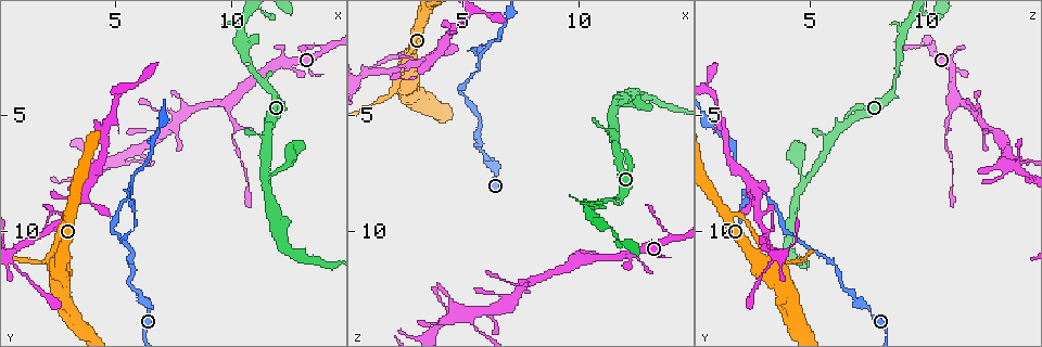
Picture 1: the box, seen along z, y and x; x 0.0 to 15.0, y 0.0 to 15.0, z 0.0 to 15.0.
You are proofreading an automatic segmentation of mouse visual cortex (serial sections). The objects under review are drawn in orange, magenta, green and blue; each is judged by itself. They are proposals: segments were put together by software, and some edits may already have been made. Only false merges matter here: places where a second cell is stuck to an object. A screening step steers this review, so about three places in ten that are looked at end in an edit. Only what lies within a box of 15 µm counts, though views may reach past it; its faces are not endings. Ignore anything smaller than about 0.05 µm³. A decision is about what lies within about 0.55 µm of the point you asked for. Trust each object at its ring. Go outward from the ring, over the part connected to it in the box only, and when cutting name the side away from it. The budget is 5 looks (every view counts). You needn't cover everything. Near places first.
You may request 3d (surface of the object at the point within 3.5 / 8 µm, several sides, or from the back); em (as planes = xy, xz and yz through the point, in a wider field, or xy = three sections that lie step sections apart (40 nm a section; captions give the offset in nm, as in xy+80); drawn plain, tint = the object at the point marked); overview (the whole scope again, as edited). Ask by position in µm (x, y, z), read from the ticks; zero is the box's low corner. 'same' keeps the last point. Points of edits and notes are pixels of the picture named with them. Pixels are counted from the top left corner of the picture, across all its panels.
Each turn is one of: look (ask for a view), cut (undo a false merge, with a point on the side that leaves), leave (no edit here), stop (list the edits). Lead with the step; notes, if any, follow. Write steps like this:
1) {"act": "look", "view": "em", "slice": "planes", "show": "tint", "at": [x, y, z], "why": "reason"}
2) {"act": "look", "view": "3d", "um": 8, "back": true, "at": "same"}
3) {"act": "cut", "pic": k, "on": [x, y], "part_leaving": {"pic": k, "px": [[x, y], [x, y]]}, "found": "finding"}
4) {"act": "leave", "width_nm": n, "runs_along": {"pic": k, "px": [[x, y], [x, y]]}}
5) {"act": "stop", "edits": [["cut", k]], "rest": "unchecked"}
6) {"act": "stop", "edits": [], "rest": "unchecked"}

{"act": "look", "view": "3d", "um": 3.5, "at": [2.3, 11.2, 3.3], "why": "calibre changes"}

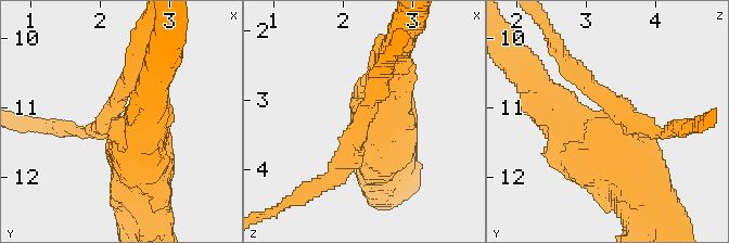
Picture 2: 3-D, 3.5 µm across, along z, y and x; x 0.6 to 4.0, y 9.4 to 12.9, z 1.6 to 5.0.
{"act": "leave", "runs_along": {"pic": 2, "px": [[544, 99], [643, 199]]}, "found": "one cell here"}

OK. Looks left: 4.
{"act": "look", "view": "3d", "um": 3.5, "at": [5.6, 8.0, 2.7], "why": "arms part here"}

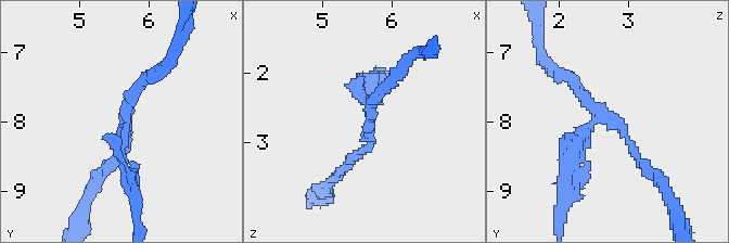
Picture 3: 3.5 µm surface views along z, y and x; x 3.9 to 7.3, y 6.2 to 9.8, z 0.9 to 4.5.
{"act": "look", "view": "em", "slice": "xy", "step": 5, "show": "tint", "at": [5.65, 7.90, 2.60], "arms": 3, "arm_widths_nm": [100, 150, 150], "why": "now the EM"}

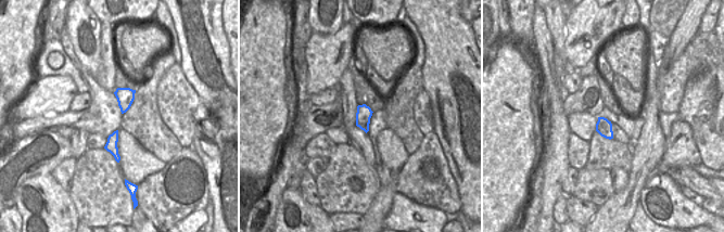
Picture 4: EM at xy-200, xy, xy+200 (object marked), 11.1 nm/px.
{"act": "cut", "pic": 3, "on": [563, 141], "width_nm": 170, "part_leaving": {"pic": 3, "px": [[590, 127], [579, 140], [560, 220]]}, "found": "two cells meet here"}

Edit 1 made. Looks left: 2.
{"act": "stop", "edits": [["cut", 3]], "rest": "unchecked"}

